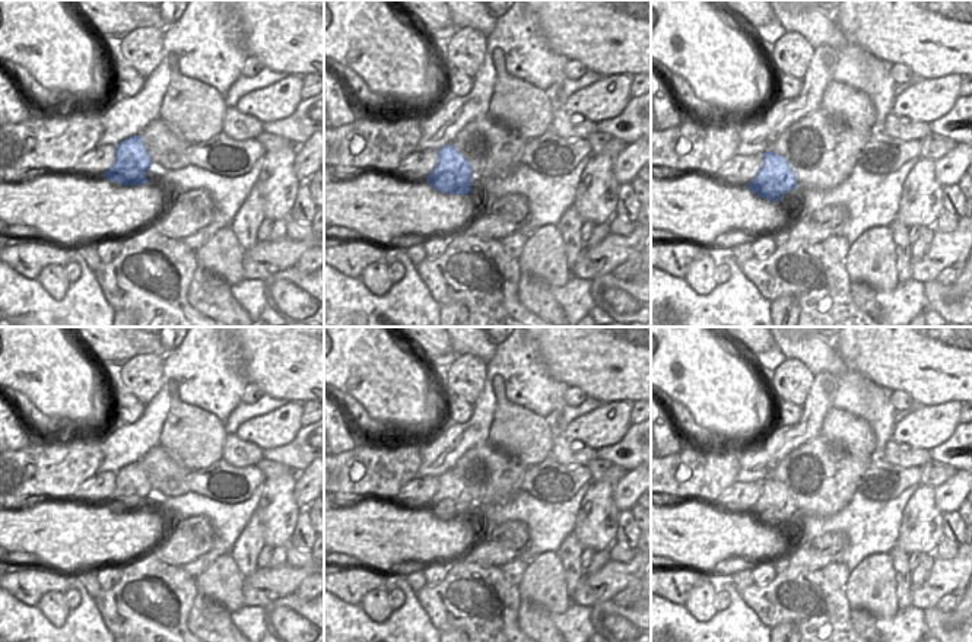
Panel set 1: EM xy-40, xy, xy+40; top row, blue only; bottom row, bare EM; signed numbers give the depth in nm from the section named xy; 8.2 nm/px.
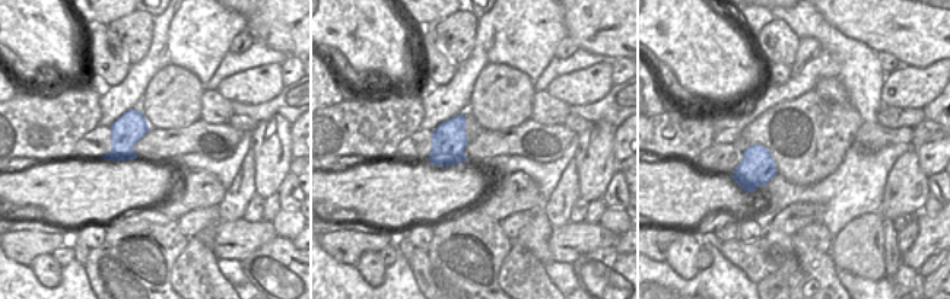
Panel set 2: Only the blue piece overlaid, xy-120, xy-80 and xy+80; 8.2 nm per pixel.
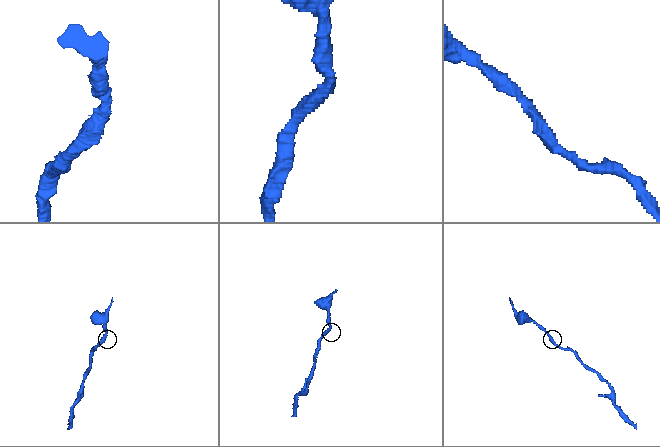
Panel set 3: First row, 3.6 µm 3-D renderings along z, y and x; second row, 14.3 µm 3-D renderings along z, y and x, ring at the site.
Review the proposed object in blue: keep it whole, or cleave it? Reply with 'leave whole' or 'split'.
leave whole

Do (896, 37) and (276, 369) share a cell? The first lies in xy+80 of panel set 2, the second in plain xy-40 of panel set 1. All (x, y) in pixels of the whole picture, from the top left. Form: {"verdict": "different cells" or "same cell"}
{"verdict": "same cell"}

